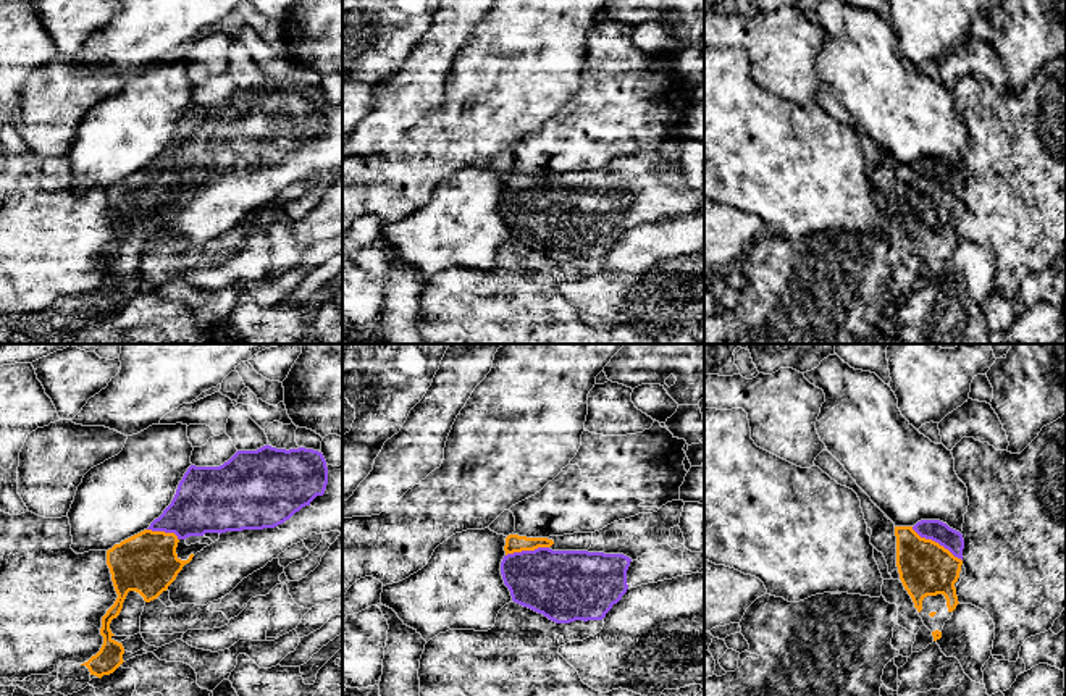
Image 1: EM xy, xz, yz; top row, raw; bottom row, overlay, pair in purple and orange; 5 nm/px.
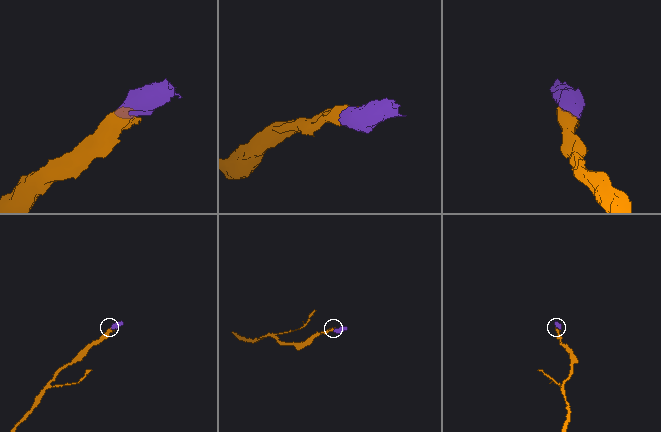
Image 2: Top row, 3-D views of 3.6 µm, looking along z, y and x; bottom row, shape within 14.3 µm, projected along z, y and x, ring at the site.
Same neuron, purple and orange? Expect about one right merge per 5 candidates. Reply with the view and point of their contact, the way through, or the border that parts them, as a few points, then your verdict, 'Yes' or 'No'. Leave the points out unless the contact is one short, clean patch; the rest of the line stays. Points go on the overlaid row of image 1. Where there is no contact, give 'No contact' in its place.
Touches purple at yz (937, 541). Path across: yz (935, 530), (937, 541), (931, 548), (926, 569). Yes

